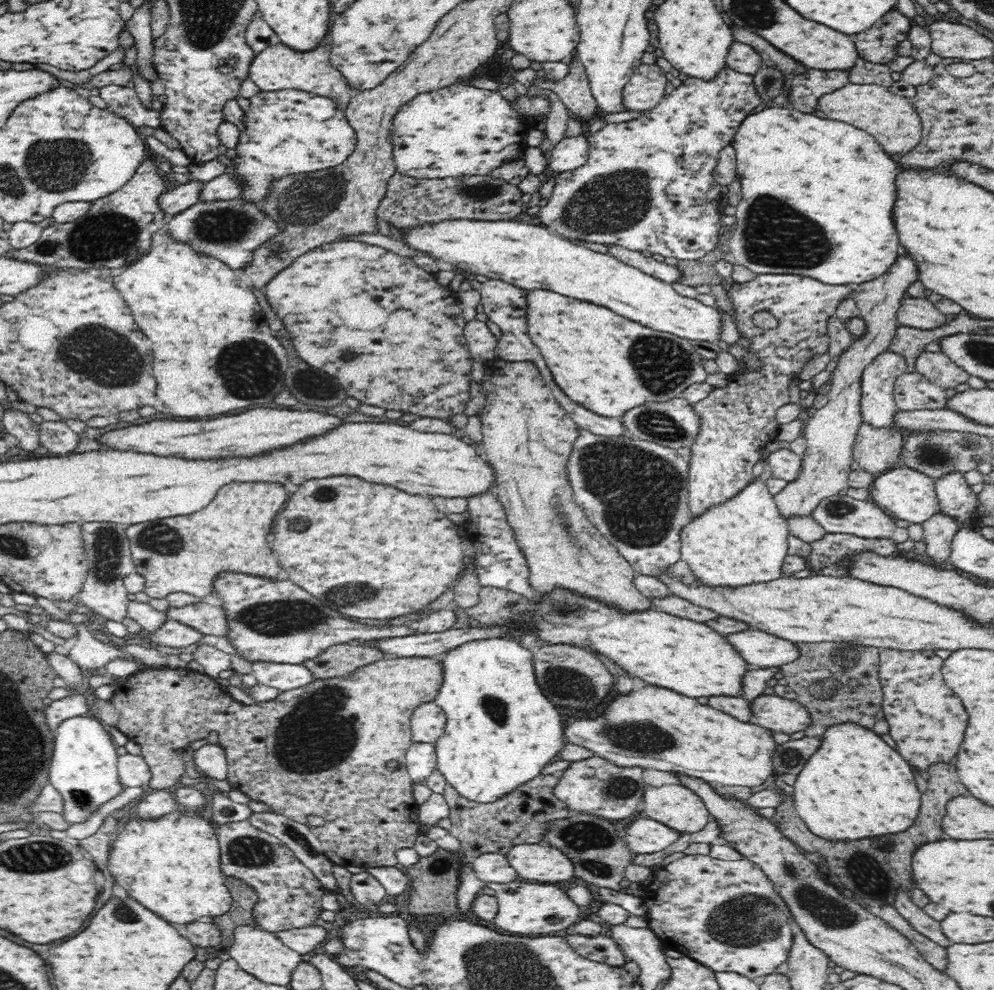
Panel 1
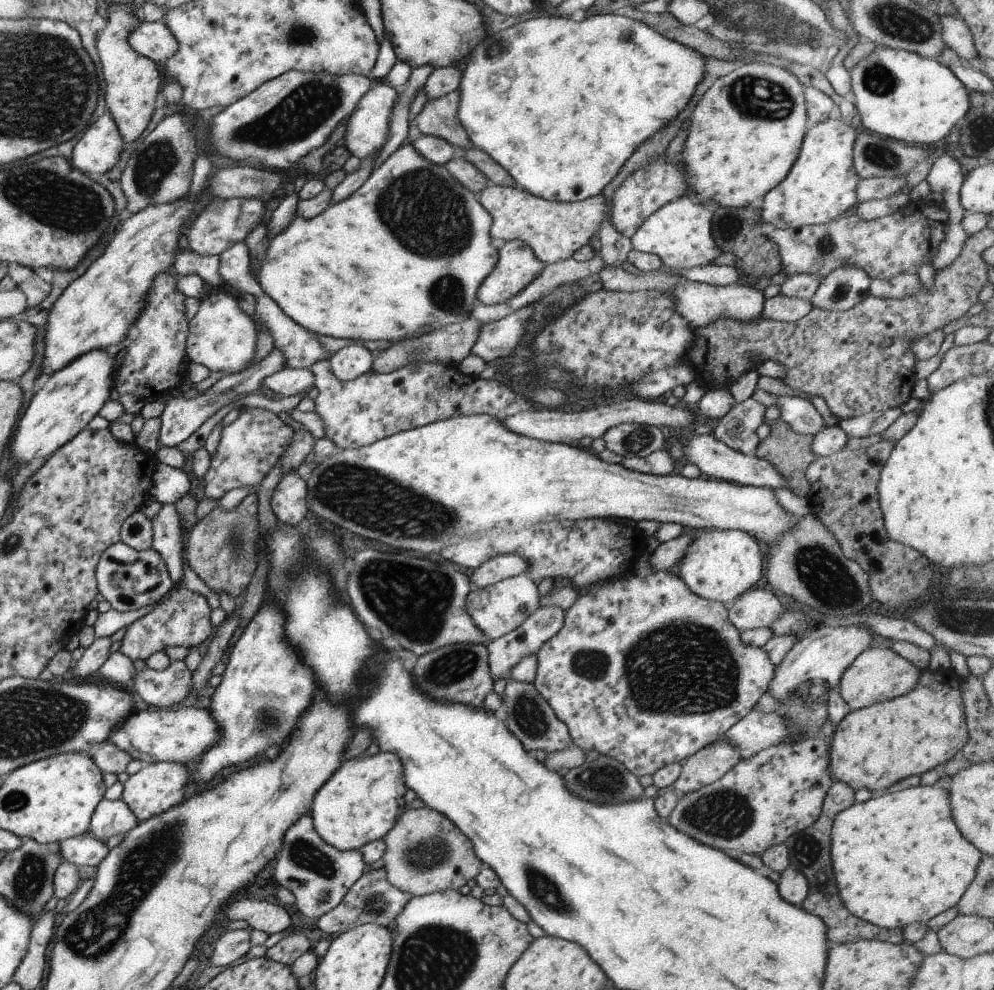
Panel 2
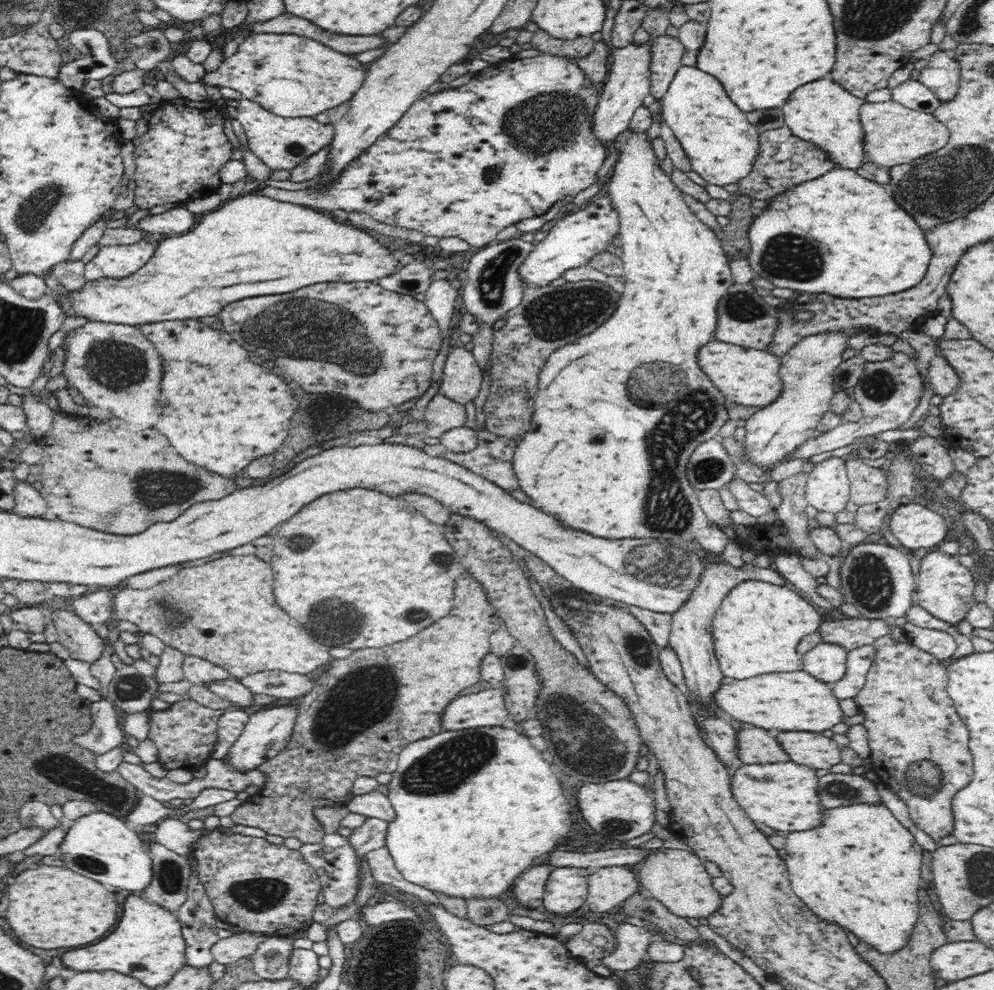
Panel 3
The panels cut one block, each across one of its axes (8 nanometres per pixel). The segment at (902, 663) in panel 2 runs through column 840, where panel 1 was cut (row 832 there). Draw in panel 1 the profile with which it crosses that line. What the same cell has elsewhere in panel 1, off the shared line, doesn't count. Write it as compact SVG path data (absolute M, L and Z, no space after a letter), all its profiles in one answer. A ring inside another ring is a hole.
M678 783L659 786L658 788L646 786L643 790L641 811L644 811L644 817L668 826L681 836L689 833L698 833L712 821L712 817L708 813L707 807L702 803L702 799L694 791Z

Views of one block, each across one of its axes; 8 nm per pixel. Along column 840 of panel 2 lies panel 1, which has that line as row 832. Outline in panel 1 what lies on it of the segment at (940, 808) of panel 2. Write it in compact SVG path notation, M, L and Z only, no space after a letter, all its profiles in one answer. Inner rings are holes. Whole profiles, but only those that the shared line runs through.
M842 723L830 727L821 738L821 747L814 753L795 781L793 805L797 816L818 838L829 842L880 838L890 834L906 832L916 824L920 814L921 794L916 787L910 765L896 749L880 739L873 730L856 723Z

